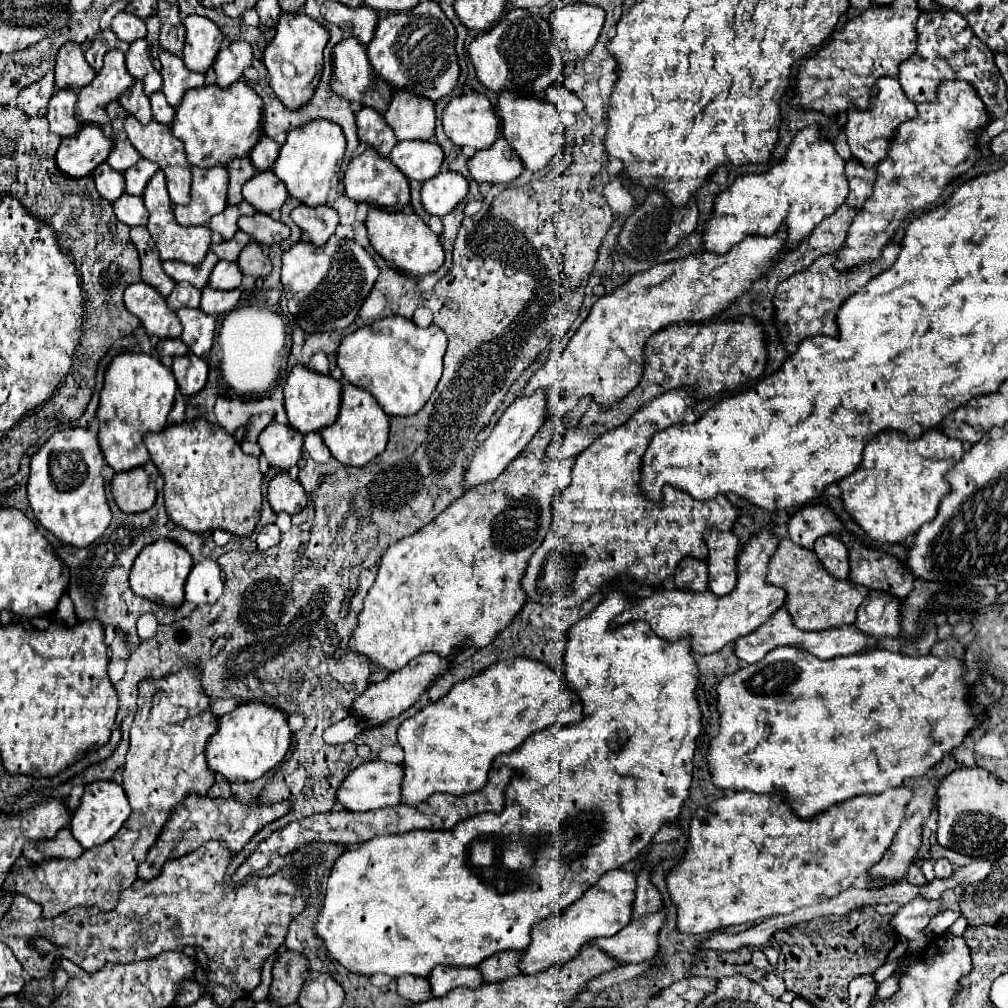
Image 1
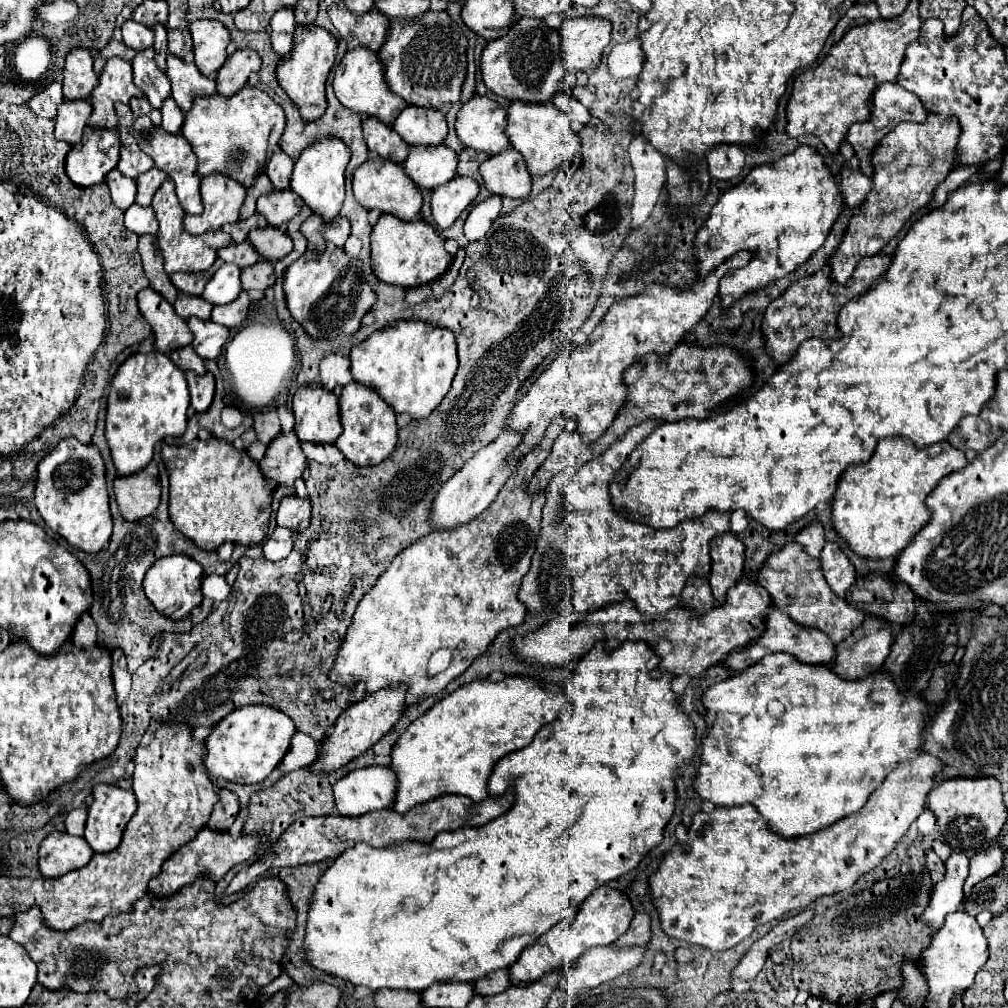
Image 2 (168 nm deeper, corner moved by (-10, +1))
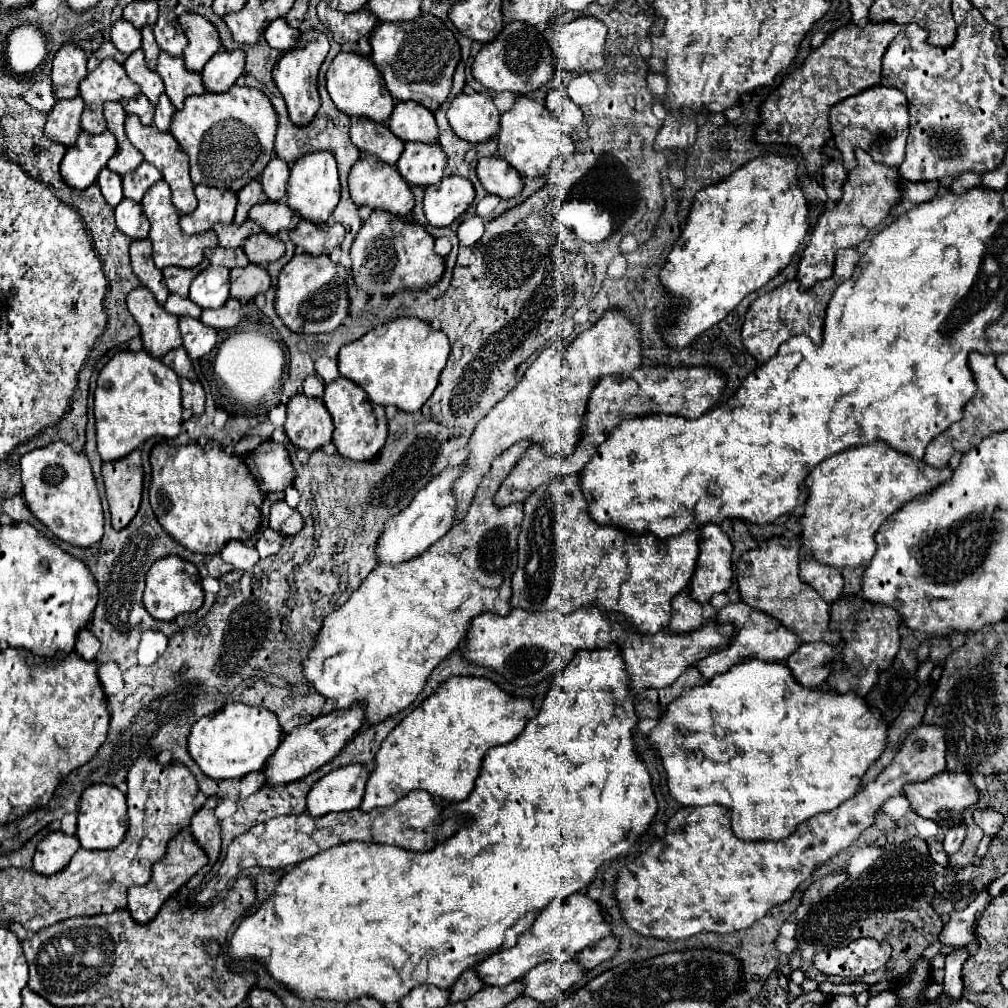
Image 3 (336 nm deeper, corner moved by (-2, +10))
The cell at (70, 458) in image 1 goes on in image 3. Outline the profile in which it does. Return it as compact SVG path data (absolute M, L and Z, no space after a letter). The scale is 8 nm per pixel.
M65 442L27 452L21 458L23 496L31 514L41 520L59 540L89 548L103 536L103 508L95 486L91 464L81 452L73 452Z

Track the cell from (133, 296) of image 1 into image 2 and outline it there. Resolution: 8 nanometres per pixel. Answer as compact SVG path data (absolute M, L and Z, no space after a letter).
M147 287L139 291L137 303L139 303L141 315L149 321L155 333L155 345L159 351L171 351L183 345L191 345L191 331L189 331L187 319L179 317L173 305L163 299L163 295Z

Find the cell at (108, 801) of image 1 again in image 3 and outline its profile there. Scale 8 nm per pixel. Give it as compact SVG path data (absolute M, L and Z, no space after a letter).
M93 784L83 790L77 814L77 838L87 850L109 850L123 842L127 832L127 804L125 794L107 784Z

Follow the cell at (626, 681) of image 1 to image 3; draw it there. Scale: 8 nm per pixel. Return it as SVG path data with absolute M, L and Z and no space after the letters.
M601 648L601 650L581 650L575 654L571 664L555 675L550 689L546 693L539 714L525 726L525 730L509 744L495 746L485 754L481 774L475 782L471 796L463 802L453 802L443 808L443 814L463 814L467 822L445 842L439 842L429 852L407 852L403 848L385 846L385 844L341 844L339 848L329 848L311 860L303 860L293 870L285 872L279 880L275 892L269 900L265 900L257 912L245 916L235 930L229 942L229 958L231 962L253 960L261 964L269 976L273 976L279 984L283 984L289 992L305 1002L313 1000L333 1000L333 1002L351 1002L357 998L375 998L381 1004L399 1002L405 994L409 994L417 984L433 984L437 988L451 988L461 972L473 968L489 954L511 948L519 934L527 932L539 914L551 900L565 900L567 896L583 890L597 874L597 868L627 852L637 836L641 836L651 818L657 812L657 800L651 788L651 776L645 764L637 758L633 746L633 728L637 726L637 714L633 708L633 696L627 688L627 672L623 672L623 658L619 658L617 648Z

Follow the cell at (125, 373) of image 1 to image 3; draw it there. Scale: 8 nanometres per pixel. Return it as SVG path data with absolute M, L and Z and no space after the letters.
M141 352L115 354L97 378L95 426L97 450L103 462L119 460L153 436L175 438L183 423L179 378L161 360Z

